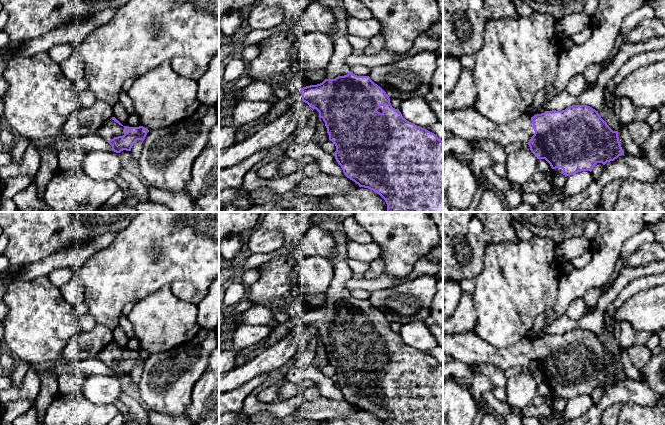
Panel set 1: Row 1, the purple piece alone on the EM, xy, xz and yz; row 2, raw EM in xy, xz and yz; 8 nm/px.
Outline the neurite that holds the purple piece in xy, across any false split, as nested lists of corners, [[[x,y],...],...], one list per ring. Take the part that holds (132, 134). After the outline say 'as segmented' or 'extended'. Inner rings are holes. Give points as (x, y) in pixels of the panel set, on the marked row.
[[[115,117],[108,120],[98,131],[98,134],[111,146],[112,151],[120,153],[123,150],[131,151],[137,140],[145,139],[149,130],[143,126],[123,126]]]; extended

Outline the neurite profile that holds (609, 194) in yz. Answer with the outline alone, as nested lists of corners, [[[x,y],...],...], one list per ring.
[[[621,179],[614,180],[604,186],[596,210],[598,212],[613,212],[618,198]]]

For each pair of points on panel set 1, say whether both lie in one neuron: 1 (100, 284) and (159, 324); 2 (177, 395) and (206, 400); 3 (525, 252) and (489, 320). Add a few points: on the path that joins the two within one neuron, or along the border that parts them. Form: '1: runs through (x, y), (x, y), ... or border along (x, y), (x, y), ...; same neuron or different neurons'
1: border along (159, 288), (139, 300); different neurons
2: border along (201, 376), (195, 383), (191, 402), (184, 414); different neurons
3: runs through (525, 269), (525, 275), (512, 289), (506, 303); same neuron

